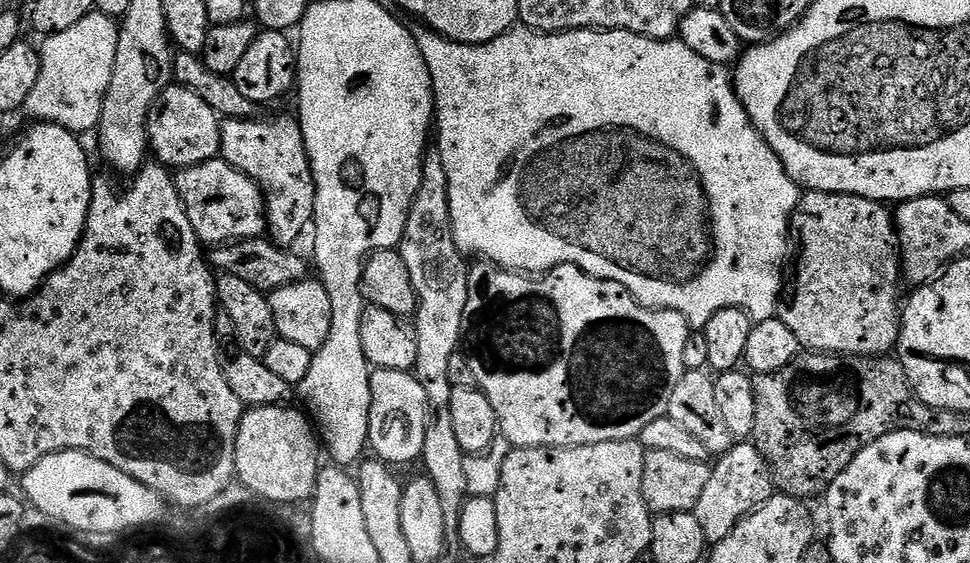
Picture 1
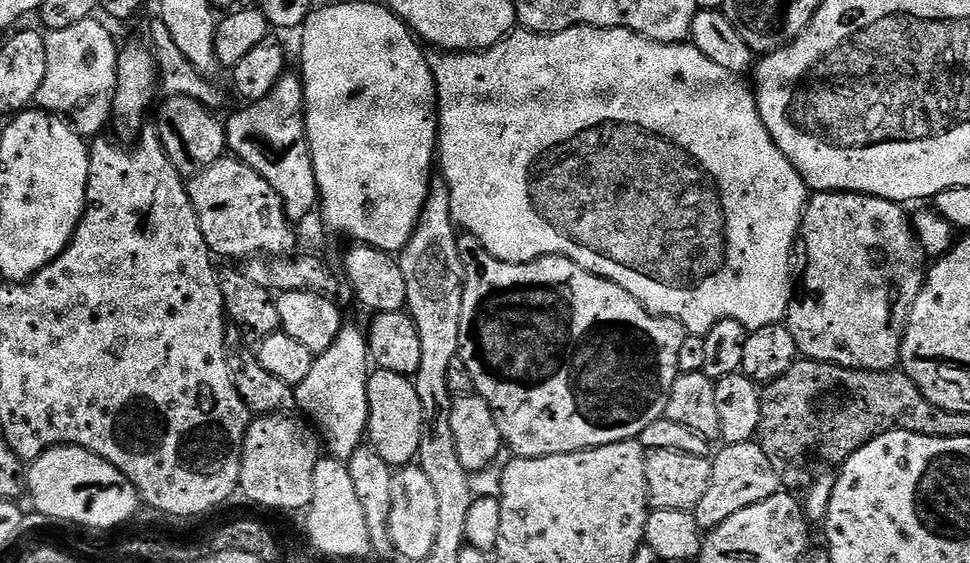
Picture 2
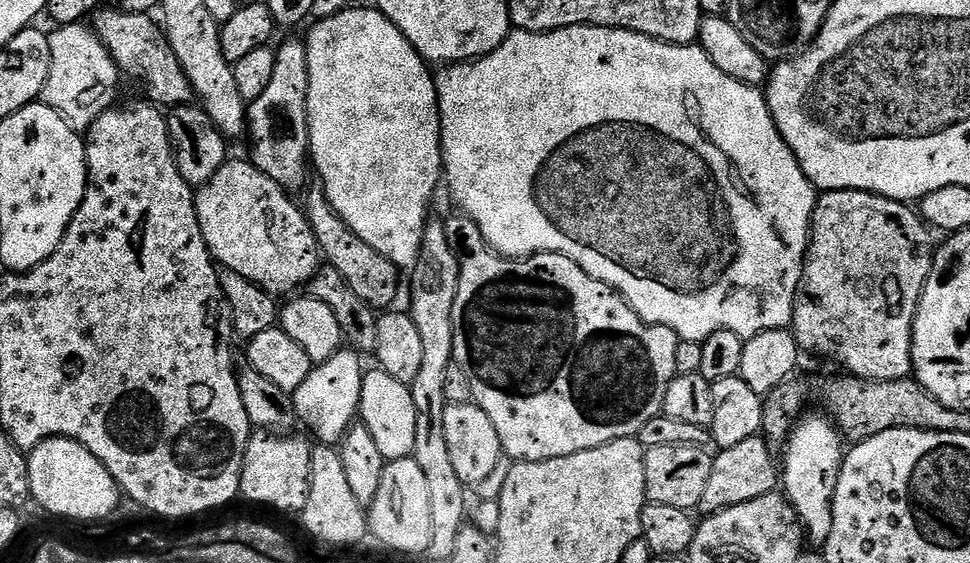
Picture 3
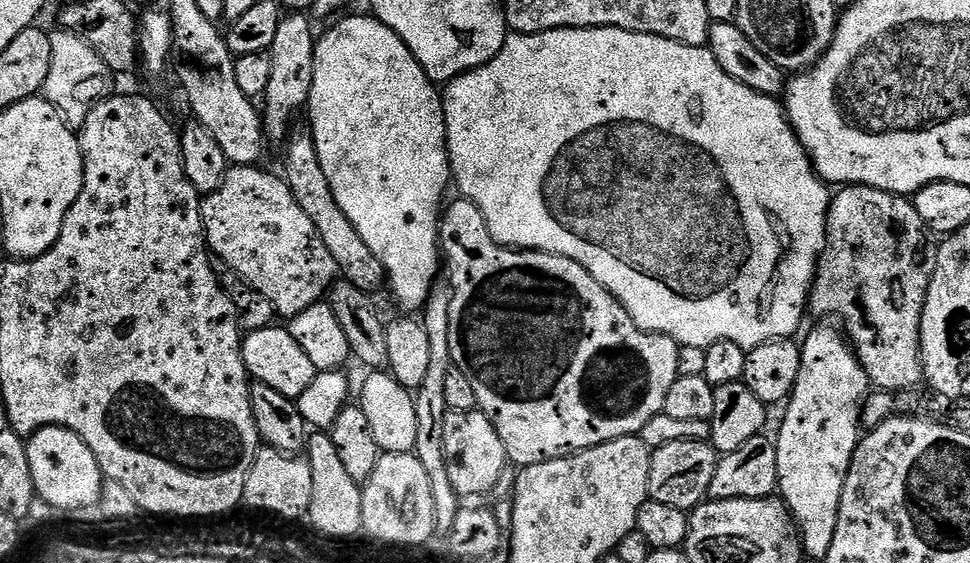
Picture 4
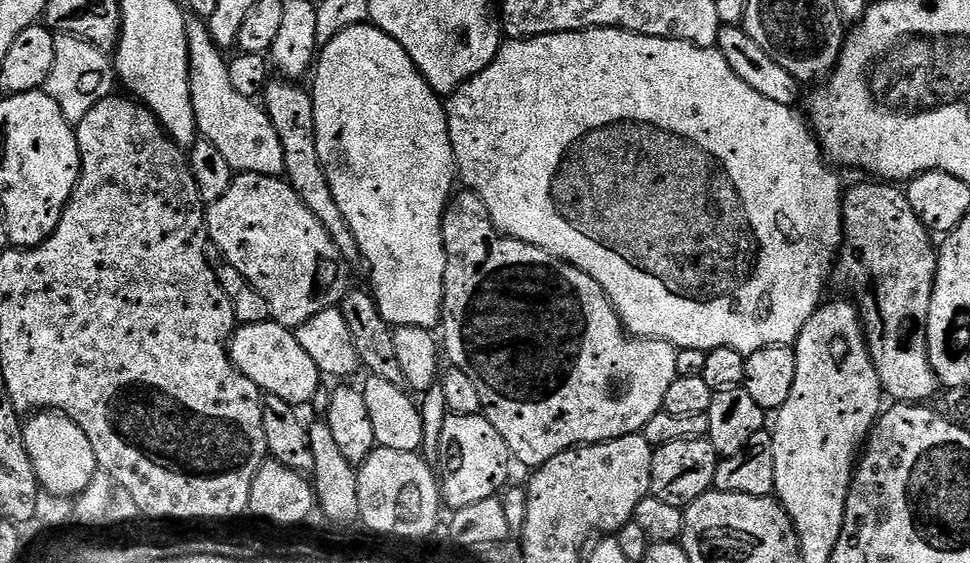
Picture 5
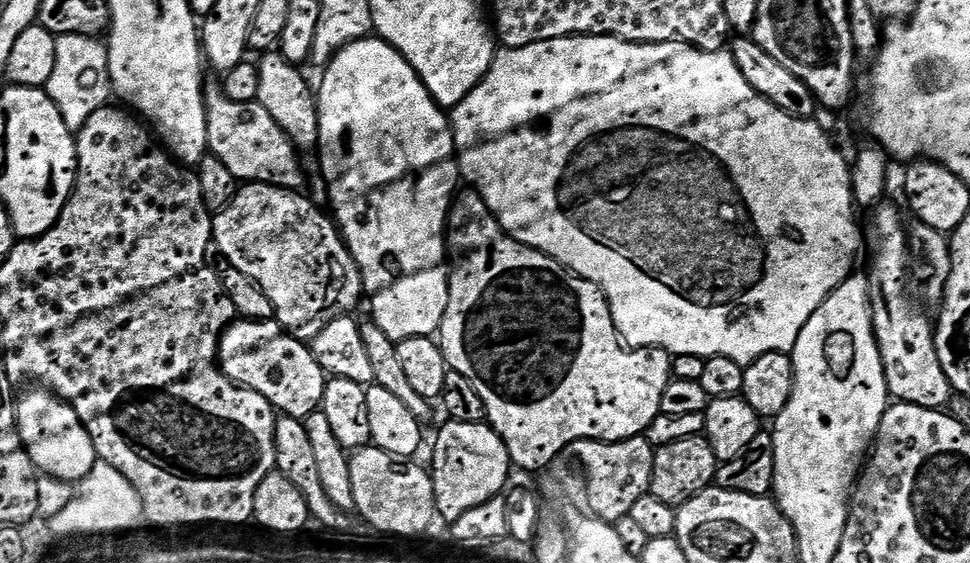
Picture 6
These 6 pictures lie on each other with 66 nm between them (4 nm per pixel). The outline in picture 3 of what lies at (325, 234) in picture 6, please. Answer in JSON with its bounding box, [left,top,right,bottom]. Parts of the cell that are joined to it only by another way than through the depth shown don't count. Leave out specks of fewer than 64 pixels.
[195,159,322,298]

